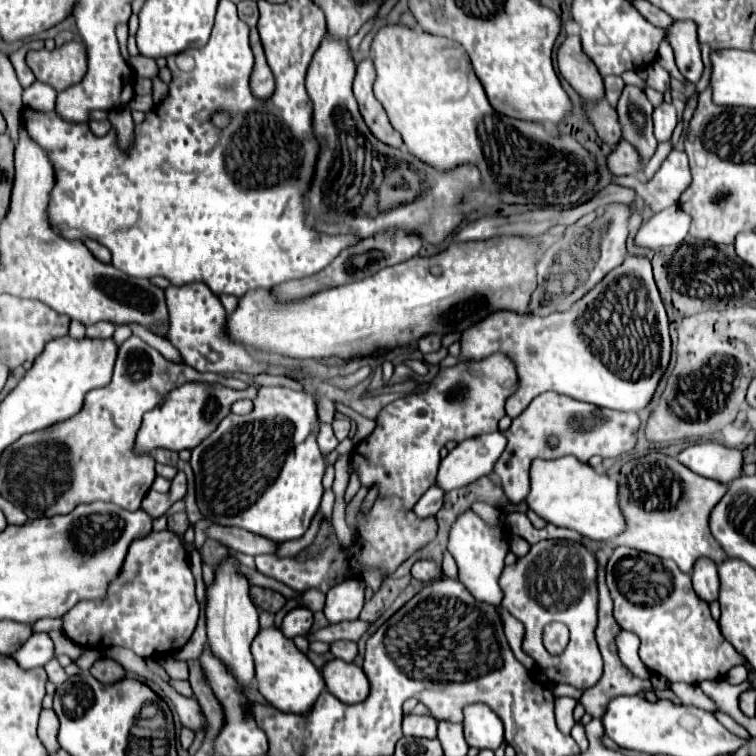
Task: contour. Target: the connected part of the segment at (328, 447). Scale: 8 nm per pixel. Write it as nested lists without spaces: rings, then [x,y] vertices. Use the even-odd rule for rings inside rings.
[[[321,424],[319,426],[319,434],[317,434],[317,444],[321,448],[321,452],[331,452],[337,446],[337,438],[333,434],[331,424]]]

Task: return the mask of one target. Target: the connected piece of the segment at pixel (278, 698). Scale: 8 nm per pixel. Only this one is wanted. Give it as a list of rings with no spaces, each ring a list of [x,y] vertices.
[[[261,628],[251,644],[251,654],[255,658],[255,680],[263,698],[283,712],[305,714],[317,696],[325,690],[325,682],[319,670],[311,664],[311,660],[293,644],[293,640],[285,638],[279,628]]]

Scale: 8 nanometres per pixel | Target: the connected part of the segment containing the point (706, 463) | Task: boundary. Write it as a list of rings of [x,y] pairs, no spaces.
[[[699,442],[685,448],[677,460],[699,476],[729,484],[743,470],[741,452],[715,442]]]

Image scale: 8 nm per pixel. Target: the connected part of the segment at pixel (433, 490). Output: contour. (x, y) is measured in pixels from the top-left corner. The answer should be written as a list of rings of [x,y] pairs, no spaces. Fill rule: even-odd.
[[[433,484],[421,498],[419,502],[415,504],[413,512],[417,516],[431,516],[431,514],[437,514],[441,504],[443,504],[443,496],[445,492],[441,492],[441,488],[437,488],[437,484]]]

